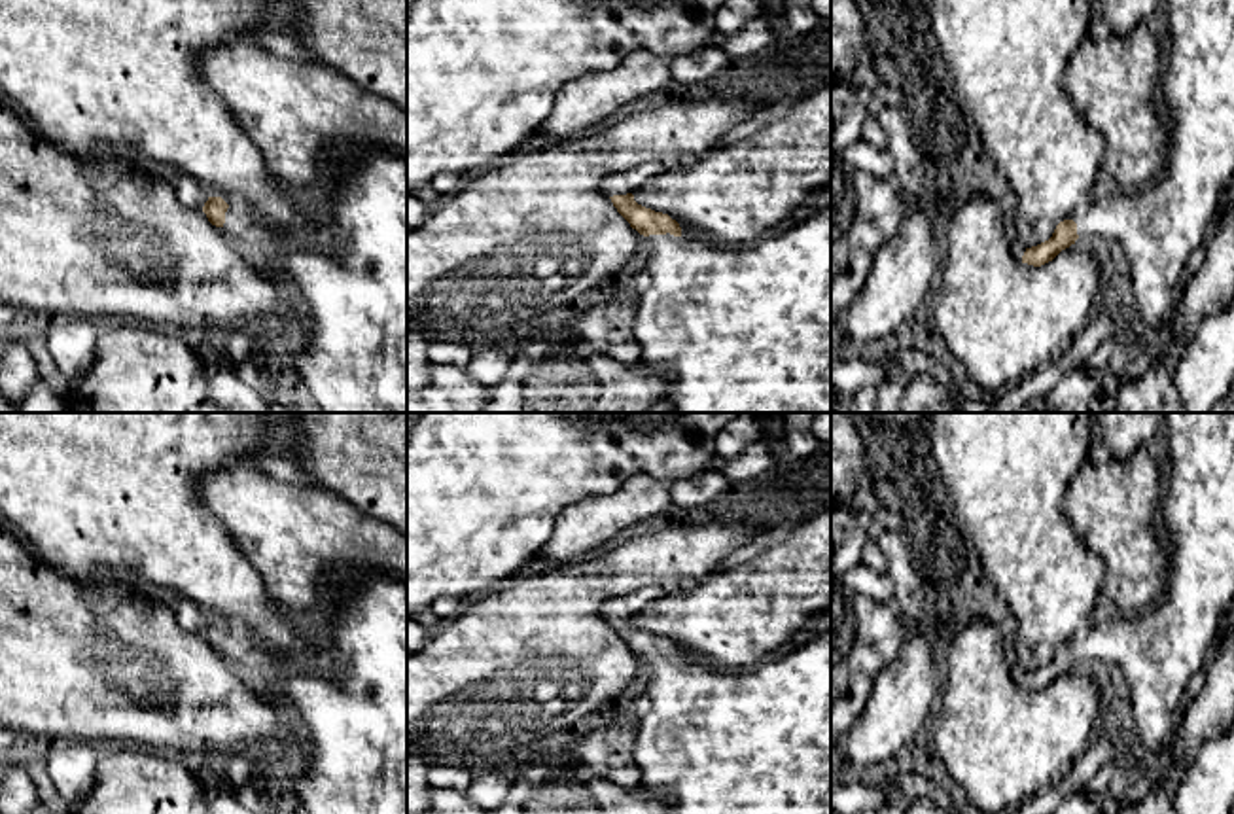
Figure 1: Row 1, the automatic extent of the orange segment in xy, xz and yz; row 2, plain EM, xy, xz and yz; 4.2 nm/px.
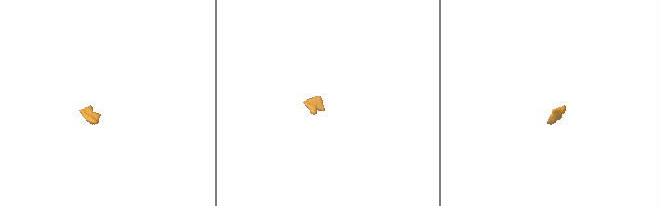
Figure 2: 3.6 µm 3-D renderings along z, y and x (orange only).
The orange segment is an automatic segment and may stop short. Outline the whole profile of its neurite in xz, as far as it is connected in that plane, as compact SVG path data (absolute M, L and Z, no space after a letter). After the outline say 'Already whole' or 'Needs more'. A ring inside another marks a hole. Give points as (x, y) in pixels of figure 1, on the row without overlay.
M649 585L623 596L613 596L600 606L600 613L611 623L630 651L651 663L647 666L651 678L645 691L651 708L640 719L636 744L630 752L632 765L642 772L640 789L666 795L672 801L668 814L831 814L831 630L780 661L755 664L748 672L719 672L706 663L683 659L679 647L668 638L655 636L634 625L632 617L643 611L651 600L662 598L666 593L666 587Z. Needs more

